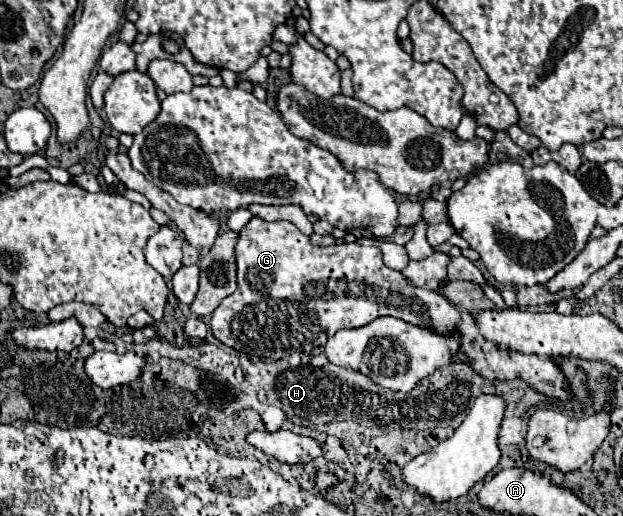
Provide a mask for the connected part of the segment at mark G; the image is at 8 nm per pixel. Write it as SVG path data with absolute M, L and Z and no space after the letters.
M251 218L247 226L239 232L235 244L235 262L237 262L237 290L227 296L211 316L211 332L213 336L229 348L245 352L249 356L281 360L287 358L293 350L311 352L317 346L323 346L327 338L331 338L341 328L359 328L369 324L381 316L401 318L409 324L417 324L423 328L433 328L433 332L461 332L461 352L467 364L481 376L489 380L515 380L521 378L539 394L545 394L557 402L569 402L571 394L567 388L567 376L549 356L533 356L523 352L501 352L497 344L489 344L489 340L481 340L477 332L477 324L473 324L473 316L453 306L443 294L415 288L407 284L405 276L397 270L391 270L383 264L383 254L379 246L373 244L333 244L329 248L313 246L309 236L301 234L291 222L265 222L261 218Z

